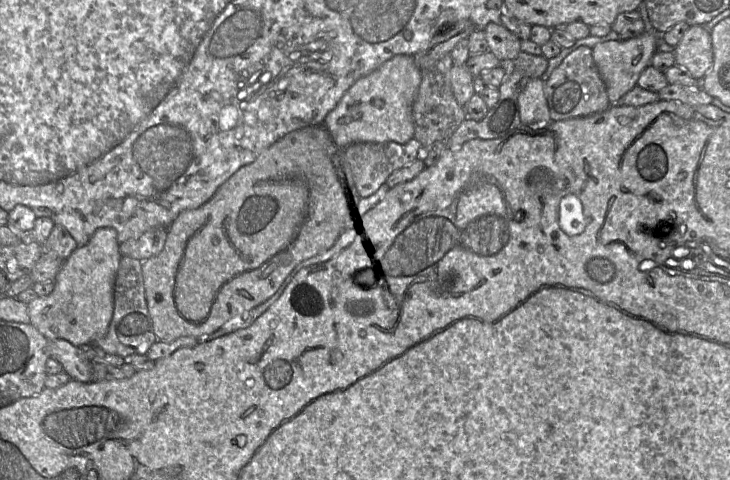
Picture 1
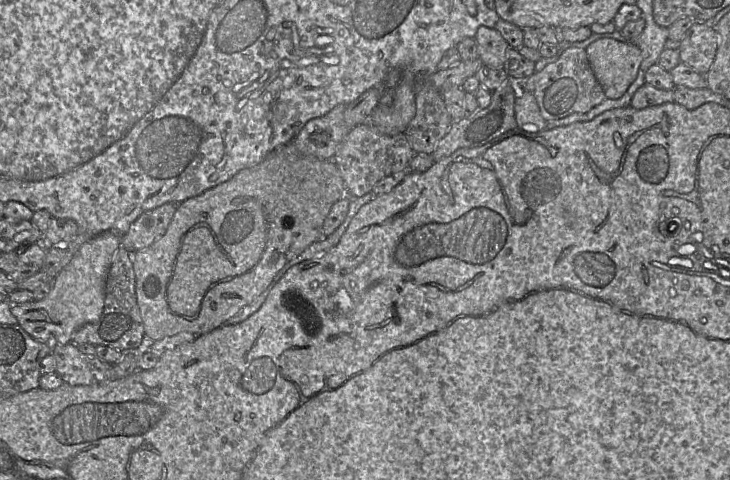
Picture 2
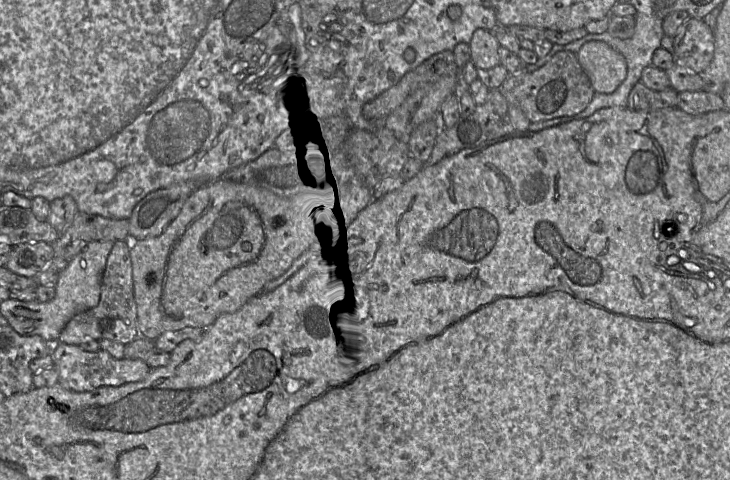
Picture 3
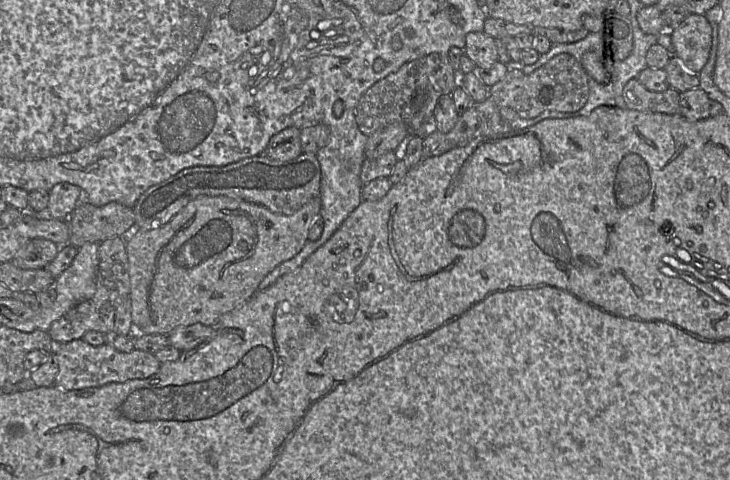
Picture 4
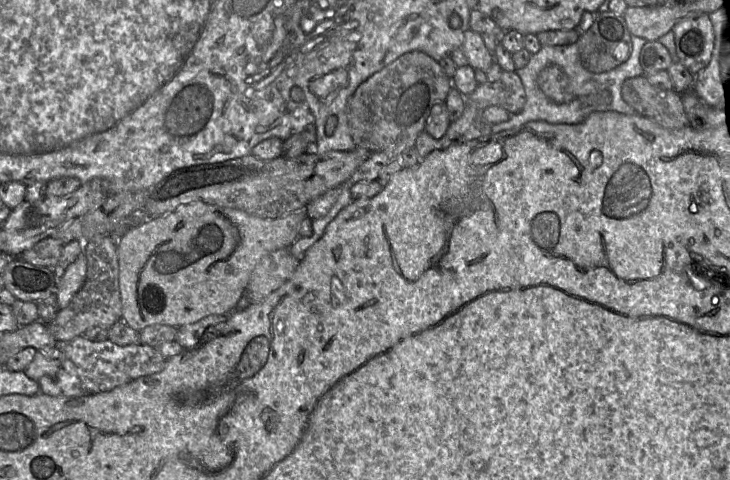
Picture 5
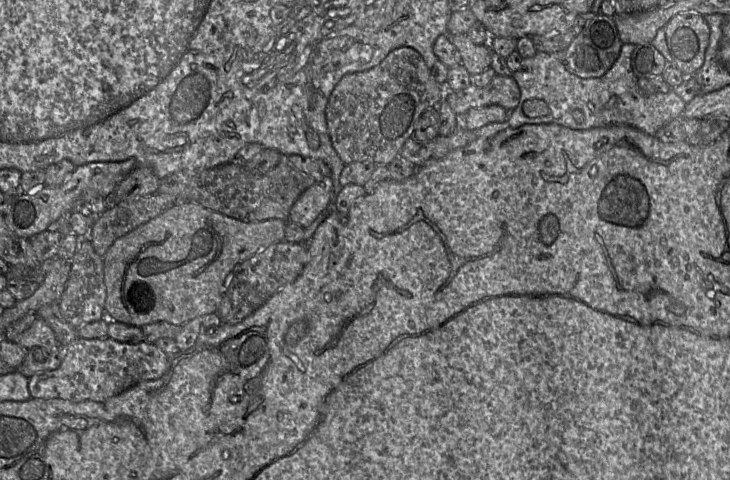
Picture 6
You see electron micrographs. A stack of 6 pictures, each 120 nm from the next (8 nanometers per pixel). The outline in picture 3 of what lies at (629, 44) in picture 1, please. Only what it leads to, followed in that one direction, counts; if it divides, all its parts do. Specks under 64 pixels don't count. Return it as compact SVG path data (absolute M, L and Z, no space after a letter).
M603 41L586 42L577 58L598 93L613 93L627 76L624 56Z

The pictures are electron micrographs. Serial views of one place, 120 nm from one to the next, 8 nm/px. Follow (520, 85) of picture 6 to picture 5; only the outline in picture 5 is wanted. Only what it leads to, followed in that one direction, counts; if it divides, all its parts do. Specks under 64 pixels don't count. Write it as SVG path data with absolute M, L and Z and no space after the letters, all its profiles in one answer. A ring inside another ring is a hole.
M633 35L631 41L630 57L617 67L599 74L591 73L583 67L577 43L562 46L542 46L537 53L531 55L525 67L515 70L525 89L526 102L523 109L519 113L511 115L508 121L492 125L492 132L511 130L531 121L545 121L550 124L578 124L594 112L614 111L626 115L637 114L622 99L621 87L625 80L643 75L640 52L647 41ZM548 65L559 66L568 76L574 95L571 102L555 103L545 96L538 87L538 75Z

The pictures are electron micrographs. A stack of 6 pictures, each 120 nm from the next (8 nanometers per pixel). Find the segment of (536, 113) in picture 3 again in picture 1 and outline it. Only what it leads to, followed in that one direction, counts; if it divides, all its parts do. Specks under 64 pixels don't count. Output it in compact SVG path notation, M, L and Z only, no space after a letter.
M580 46L564 58L545 80L545 96L552 121L591 116L611 106L605 83L593 59L592 48Z

